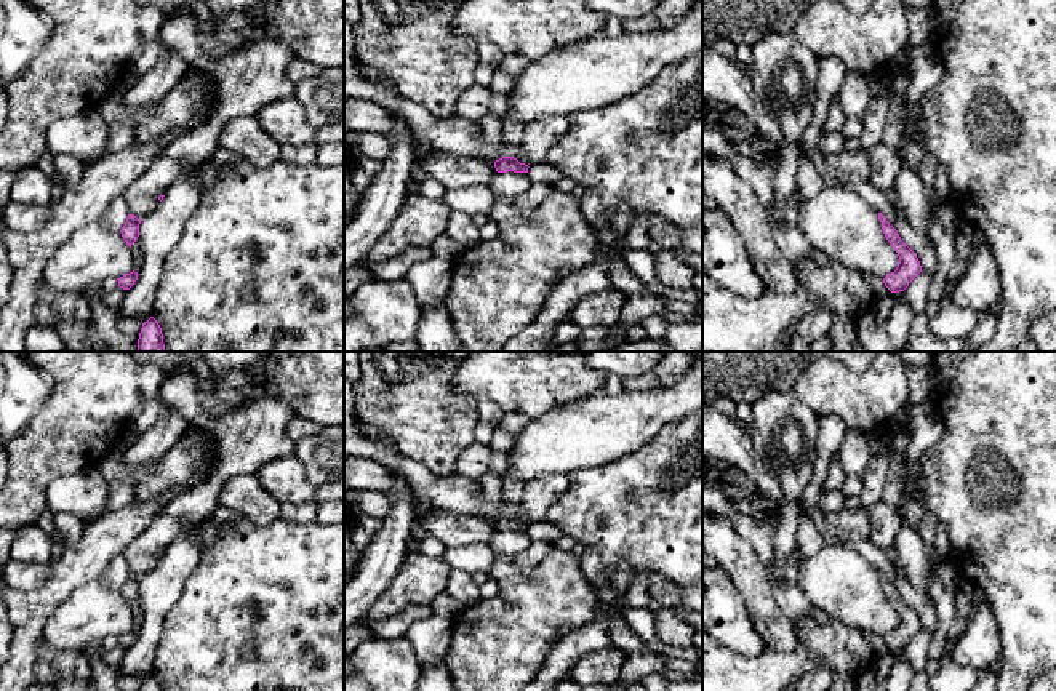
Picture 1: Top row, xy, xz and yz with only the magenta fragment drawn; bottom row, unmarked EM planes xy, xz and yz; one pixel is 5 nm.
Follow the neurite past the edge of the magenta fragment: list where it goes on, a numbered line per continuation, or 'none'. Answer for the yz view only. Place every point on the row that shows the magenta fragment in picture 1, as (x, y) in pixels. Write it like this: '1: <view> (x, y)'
none

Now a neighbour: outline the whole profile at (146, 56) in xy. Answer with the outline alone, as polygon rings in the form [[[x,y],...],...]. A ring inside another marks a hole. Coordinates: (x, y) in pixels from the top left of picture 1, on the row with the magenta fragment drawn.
[[[158,40],[141,45],[130,58],[130,69],[136,75],[141,75],[152,69],[162,58],[165,45]]]

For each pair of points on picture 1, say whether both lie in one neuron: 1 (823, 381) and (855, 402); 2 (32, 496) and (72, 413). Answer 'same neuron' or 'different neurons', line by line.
1: same neuron
2: same neuron

